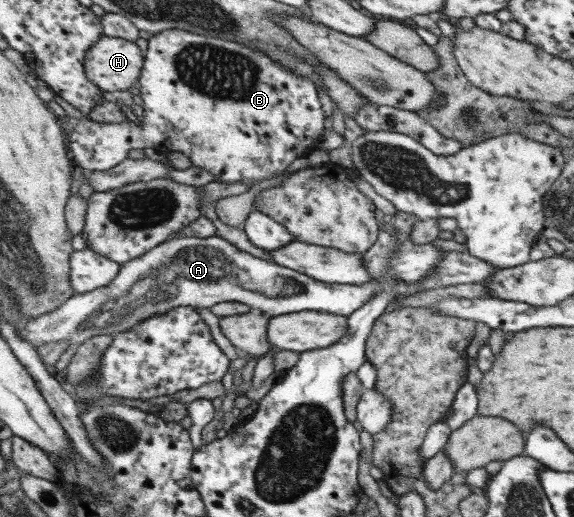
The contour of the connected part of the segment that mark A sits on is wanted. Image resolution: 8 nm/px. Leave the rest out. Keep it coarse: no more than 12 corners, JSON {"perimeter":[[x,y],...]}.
{"perimeter":[[217,235],[122,263],[29,319],[35,347],[81,345],[174,307],[349,316],[379,282],[317,281]]}

